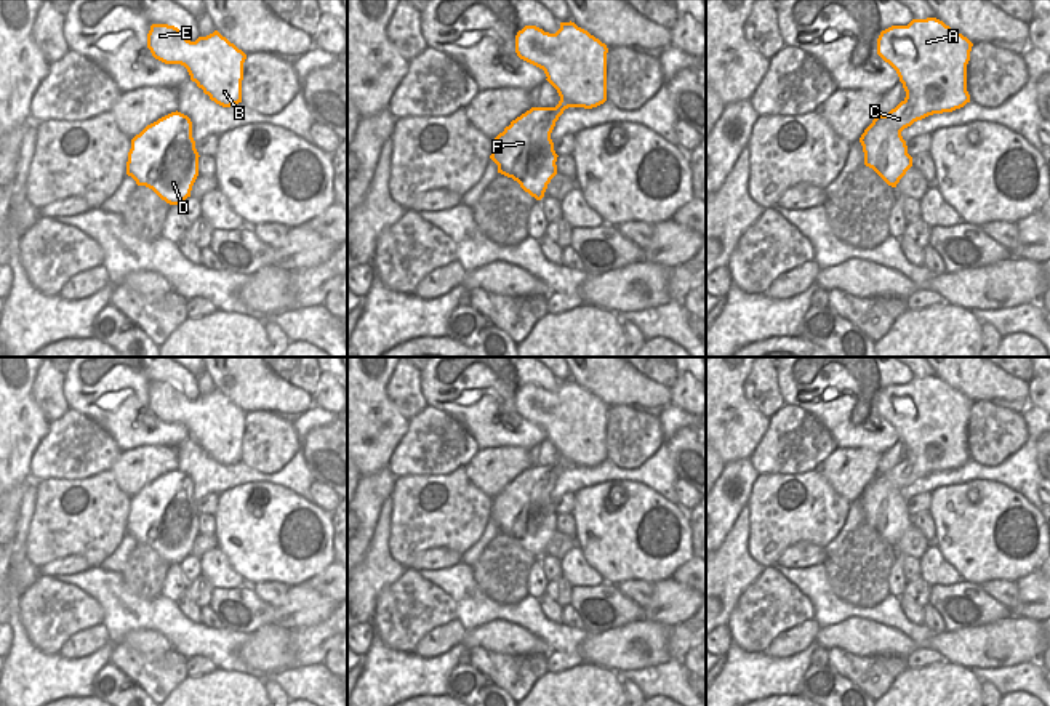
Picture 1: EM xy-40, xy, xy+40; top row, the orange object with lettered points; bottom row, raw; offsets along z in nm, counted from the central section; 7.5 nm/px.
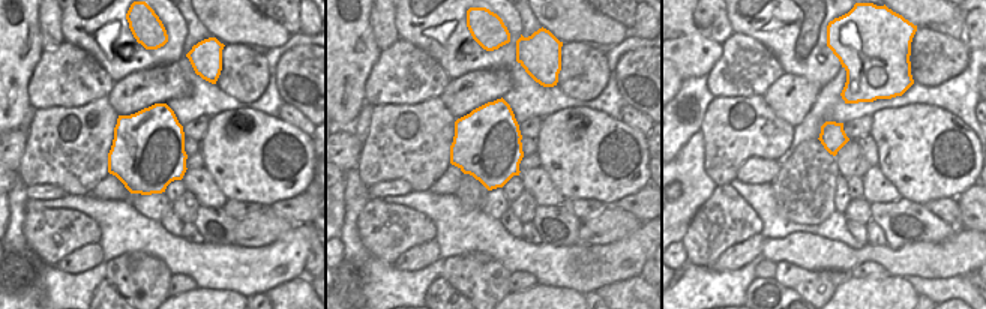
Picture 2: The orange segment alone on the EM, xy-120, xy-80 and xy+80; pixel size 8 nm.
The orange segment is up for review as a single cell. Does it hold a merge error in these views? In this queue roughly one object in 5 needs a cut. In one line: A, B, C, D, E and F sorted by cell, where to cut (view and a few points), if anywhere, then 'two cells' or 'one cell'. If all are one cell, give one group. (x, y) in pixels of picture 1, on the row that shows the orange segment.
A B C D E F; no cut; one cell

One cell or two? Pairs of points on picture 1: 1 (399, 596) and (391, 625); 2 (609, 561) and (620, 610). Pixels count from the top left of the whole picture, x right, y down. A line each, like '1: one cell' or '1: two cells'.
1: one cell
2: two cells

